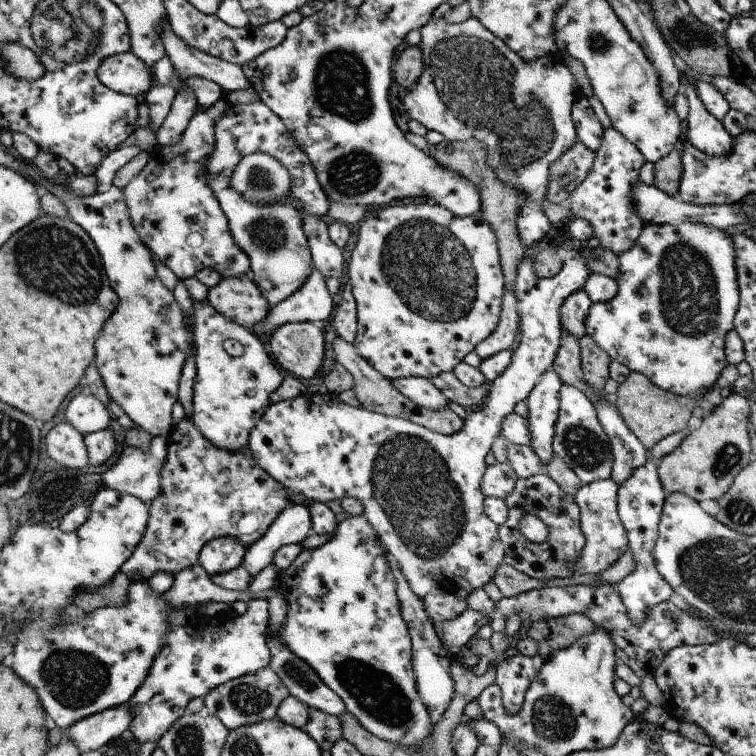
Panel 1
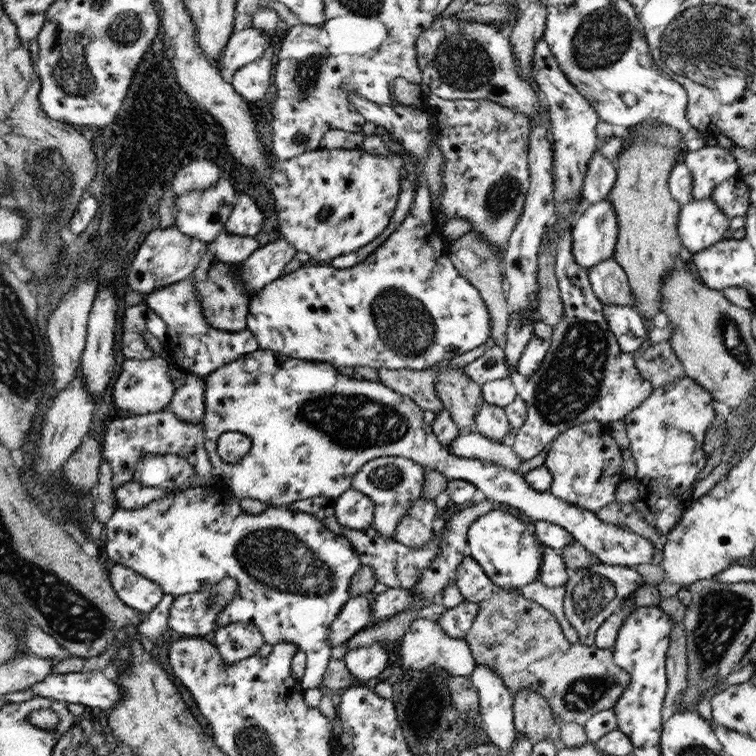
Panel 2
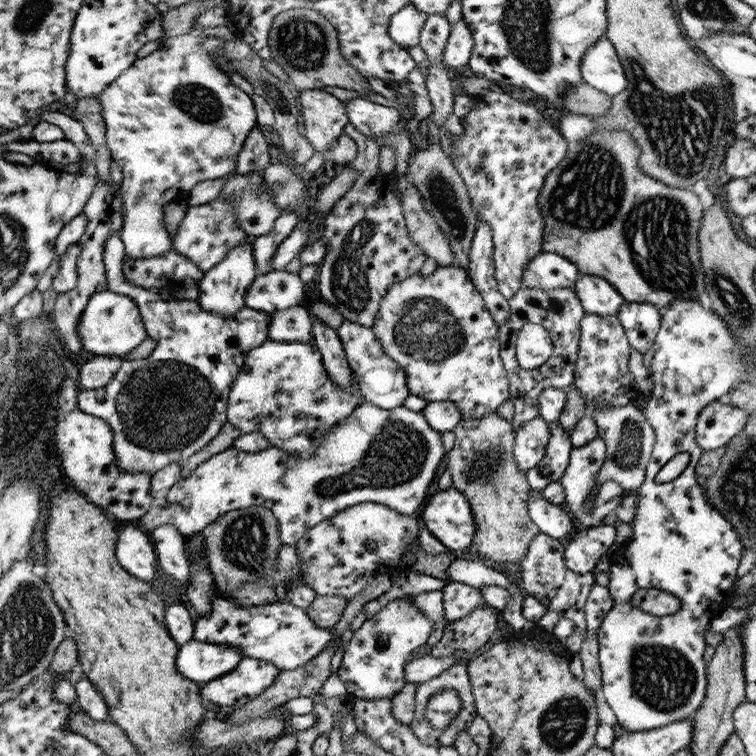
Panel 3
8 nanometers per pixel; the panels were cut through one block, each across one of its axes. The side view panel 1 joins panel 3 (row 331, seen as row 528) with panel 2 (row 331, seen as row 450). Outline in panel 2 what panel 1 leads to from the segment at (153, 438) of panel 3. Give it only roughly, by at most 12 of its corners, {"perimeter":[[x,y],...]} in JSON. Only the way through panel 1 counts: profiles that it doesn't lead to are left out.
{"perimeter":[[189,277],[144,295],[174,373],[205,377],[259,340],[206,324]]}

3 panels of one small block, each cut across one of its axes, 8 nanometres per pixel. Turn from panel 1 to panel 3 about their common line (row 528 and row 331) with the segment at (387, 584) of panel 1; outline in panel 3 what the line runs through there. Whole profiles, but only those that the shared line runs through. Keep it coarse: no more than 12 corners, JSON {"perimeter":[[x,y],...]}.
{"perimeter":[[337,329],[362,401],[385,410],[411,395],[374,332]]}

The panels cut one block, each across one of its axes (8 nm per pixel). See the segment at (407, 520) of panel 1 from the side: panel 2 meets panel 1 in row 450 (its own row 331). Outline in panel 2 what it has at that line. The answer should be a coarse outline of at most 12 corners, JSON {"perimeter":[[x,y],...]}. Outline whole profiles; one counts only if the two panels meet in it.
{"perimeter":[[349,97],[416,158],[401,225],[350,269],[251,297],[262,350],[334,368],[433,368],[492,321],[420,181],[424,101]]}

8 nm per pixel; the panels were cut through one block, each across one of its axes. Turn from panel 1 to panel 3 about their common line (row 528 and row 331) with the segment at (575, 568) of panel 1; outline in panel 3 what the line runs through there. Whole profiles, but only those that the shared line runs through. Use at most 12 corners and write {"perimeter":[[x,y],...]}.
{"perimeter":[[584,312],[573,386],[588,411],[636,404],[617,316]]}

